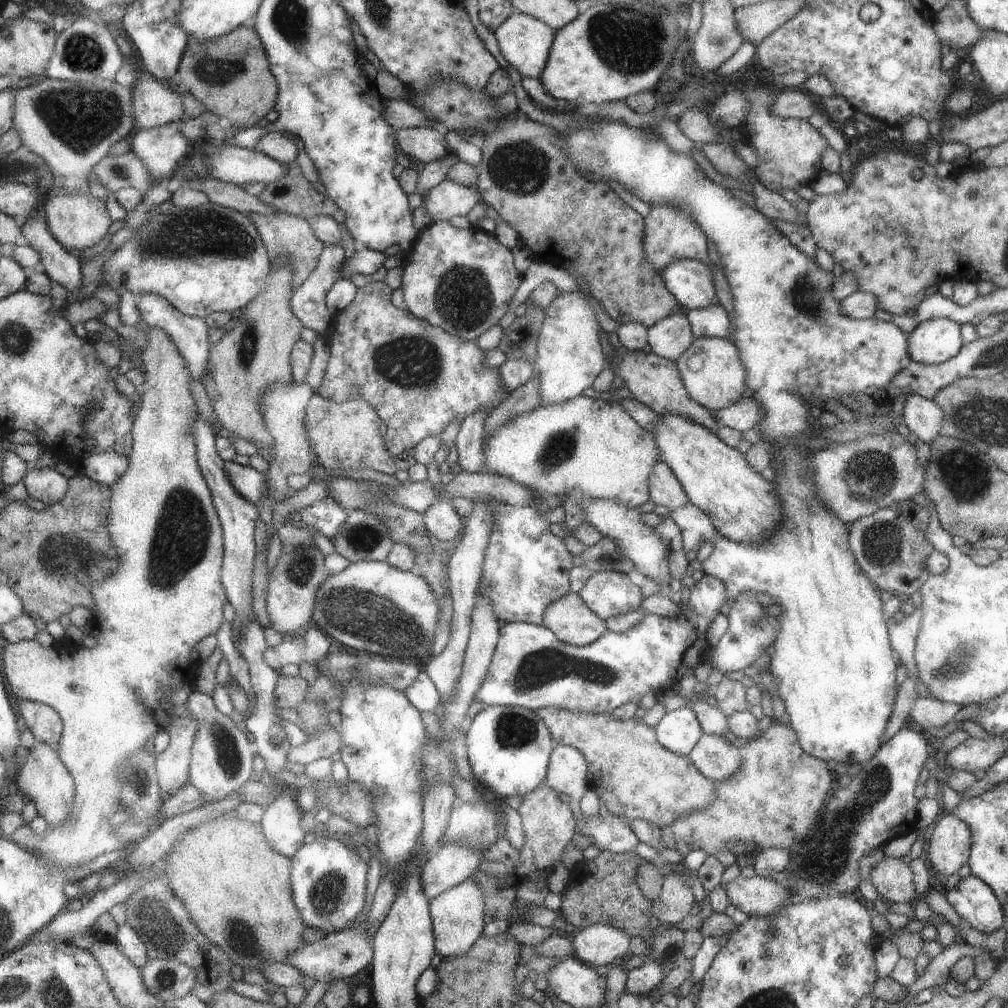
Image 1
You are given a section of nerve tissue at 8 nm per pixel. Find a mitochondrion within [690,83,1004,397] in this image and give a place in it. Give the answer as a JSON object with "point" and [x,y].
{"point":[806,293]}

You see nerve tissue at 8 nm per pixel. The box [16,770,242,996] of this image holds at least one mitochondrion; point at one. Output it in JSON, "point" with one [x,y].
{"point":[165,925]}

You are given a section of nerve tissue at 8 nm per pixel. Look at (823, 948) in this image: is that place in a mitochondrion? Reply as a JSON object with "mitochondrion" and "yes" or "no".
{"mitochondrion":"no"}

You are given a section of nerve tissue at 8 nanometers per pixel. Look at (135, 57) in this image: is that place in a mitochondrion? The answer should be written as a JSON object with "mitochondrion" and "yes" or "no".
{"mitochondrion":"no"}

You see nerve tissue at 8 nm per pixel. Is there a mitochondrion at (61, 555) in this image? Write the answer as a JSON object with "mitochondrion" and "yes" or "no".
{"mitochondrion":"yes"}

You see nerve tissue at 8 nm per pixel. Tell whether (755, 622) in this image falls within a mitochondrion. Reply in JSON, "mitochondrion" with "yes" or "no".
{"mitochondrion":"yes"}

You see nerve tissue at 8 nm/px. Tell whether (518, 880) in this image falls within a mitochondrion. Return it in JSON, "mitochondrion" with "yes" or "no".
{"mitochondrion":"no"}

